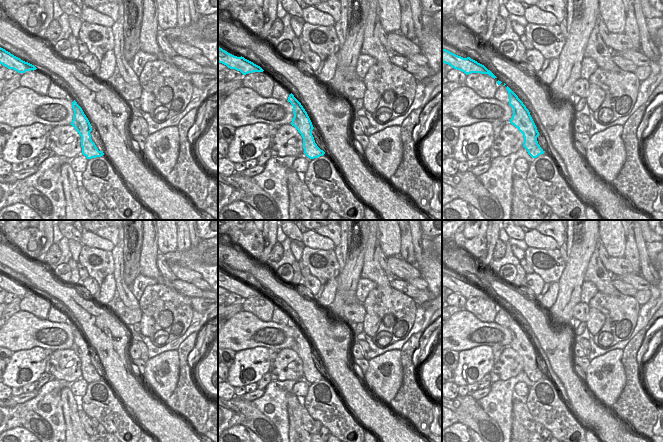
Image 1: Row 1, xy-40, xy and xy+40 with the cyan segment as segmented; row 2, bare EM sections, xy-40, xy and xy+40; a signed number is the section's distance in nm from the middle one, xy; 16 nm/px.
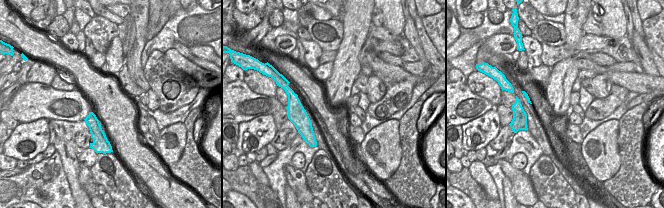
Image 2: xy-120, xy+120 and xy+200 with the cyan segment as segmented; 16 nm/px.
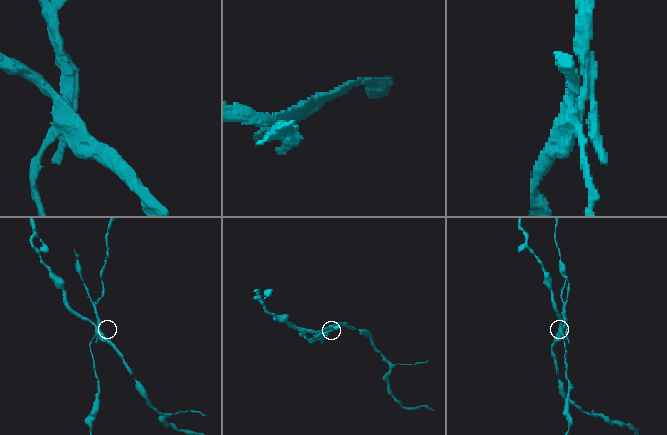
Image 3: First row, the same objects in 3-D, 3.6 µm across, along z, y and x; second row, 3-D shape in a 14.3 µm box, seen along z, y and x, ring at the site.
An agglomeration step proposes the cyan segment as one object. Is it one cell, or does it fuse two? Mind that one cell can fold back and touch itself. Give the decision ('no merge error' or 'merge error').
merge error

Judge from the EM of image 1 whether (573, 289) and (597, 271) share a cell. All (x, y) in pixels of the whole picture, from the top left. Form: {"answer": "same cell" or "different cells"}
{"answer": "different cells"}

